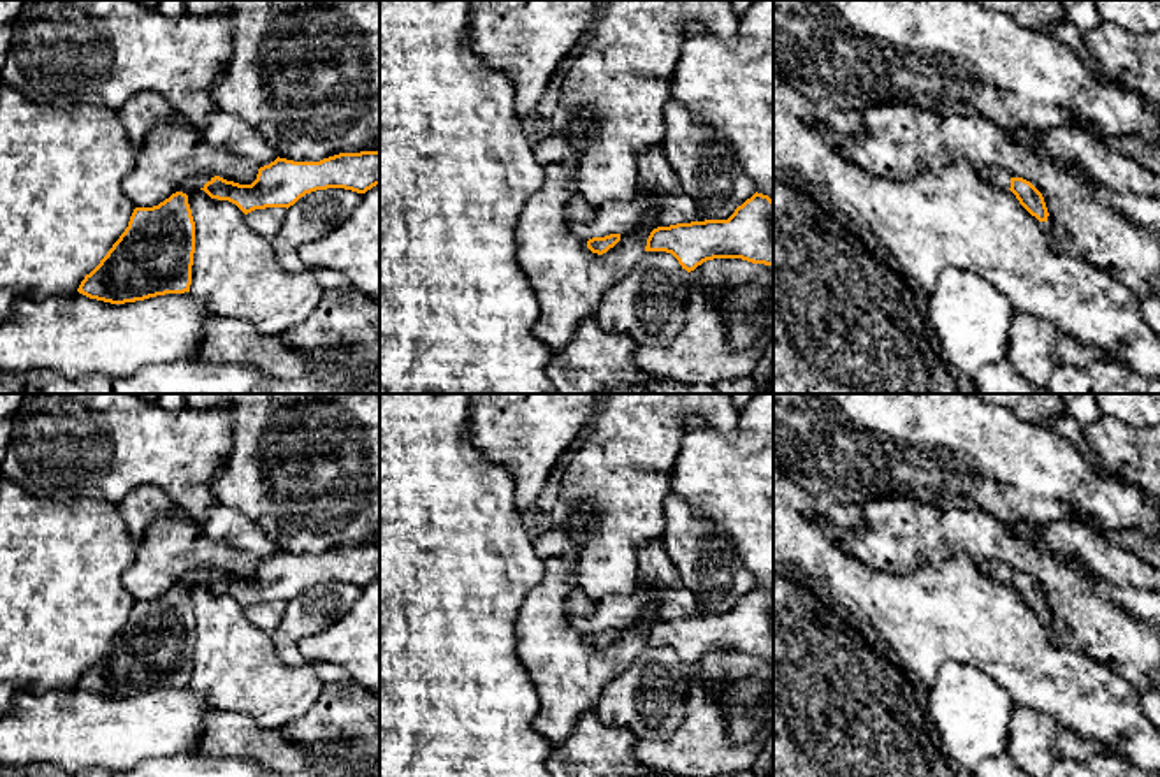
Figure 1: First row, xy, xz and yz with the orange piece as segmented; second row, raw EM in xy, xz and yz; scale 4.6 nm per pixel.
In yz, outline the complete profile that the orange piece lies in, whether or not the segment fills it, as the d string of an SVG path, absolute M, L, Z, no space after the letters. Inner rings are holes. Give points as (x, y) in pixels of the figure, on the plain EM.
M1011 571L1011 582L1009 582L1019 598L1039 615L1048 615L1048 601L1044 596L1042 587L1026 573L1023 571Z

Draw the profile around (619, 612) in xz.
M580 589L568 594L568 619L584 633L627 628L643 617L650 596L636 591L631 596L608 601L591 601Z

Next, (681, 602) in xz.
M678 585L677 589L670 589L659 596L657 614L661 621L670 621L677 617L705 615L707 610L698 594Z

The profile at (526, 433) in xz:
M469 394L473 445L487 461L511 473L515 506L522 517L534 515L554 466L591 425L599 399L601 394Z

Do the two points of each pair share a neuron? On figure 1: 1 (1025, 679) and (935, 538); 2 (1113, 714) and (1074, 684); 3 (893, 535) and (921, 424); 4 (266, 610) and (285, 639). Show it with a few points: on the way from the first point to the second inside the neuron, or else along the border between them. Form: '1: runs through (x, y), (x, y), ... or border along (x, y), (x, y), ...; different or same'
1: border along (974, 559), (953, 556), (923, 561), (909, 570); different
2: runs through (1104, 707), (1083, 691); same
3: border along (862, 505), (879, 498), (911, 496), (942, 508); different
4: border along (287, 603), (285, 614), (271, 635); different

